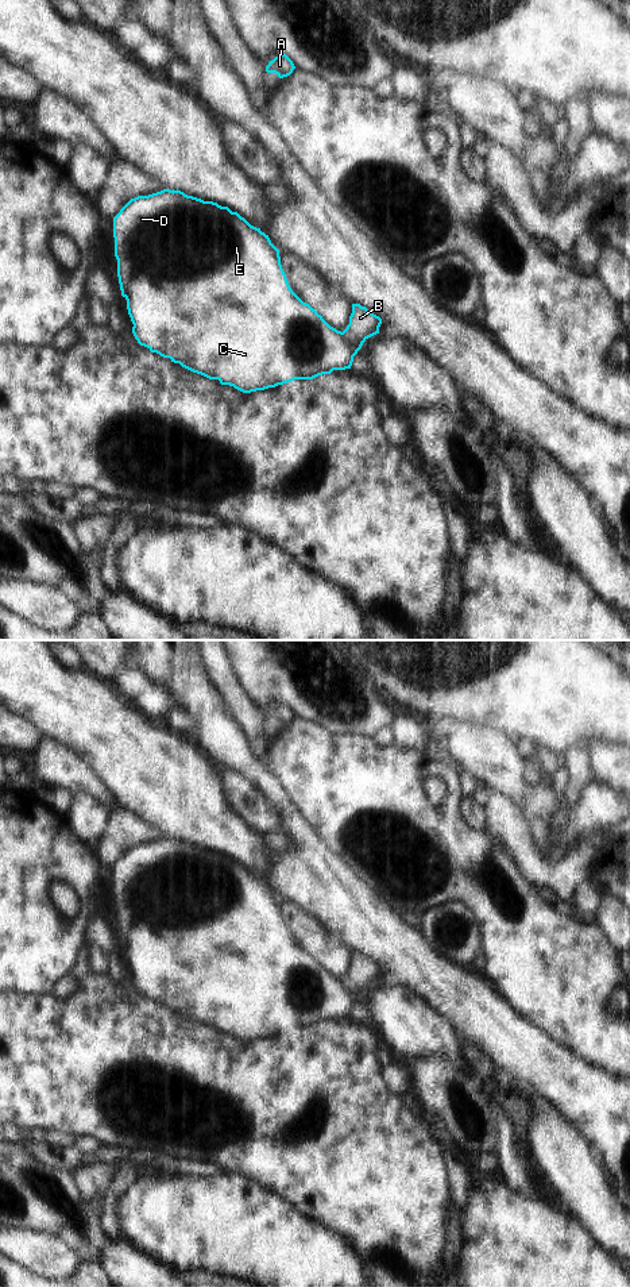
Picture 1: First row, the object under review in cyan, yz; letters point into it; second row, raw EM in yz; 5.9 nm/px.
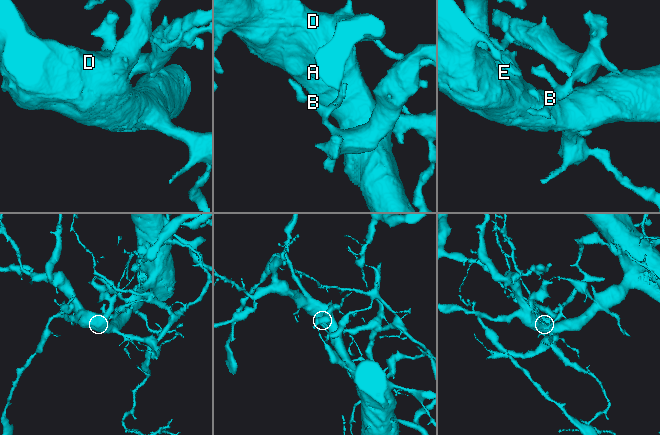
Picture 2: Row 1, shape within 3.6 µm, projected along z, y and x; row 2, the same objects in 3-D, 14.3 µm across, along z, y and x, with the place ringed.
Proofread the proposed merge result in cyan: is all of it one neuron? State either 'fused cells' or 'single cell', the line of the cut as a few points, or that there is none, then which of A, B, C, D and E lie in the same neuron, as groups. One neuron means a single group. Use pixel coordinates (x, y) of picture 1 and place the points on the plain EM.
fused cells; cut yz (341, 981), (343, 986), (358, 998); groups A C D E / B

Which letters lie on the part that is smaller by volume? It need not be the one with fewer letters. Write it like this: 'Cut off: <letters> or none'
Cut off: B

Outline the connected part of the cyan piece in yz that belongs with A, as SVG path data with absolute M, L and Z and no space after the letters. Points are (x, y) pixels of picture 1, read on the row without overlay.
M279 702L266 714L267 721L275 721L279 727L287 725L295 717L293 709L286 702Z

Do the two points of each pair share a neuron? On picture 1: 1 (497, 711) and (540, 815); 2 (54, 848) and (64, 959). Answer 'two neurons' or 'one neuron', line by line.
1: two neurons
2: one neuron

